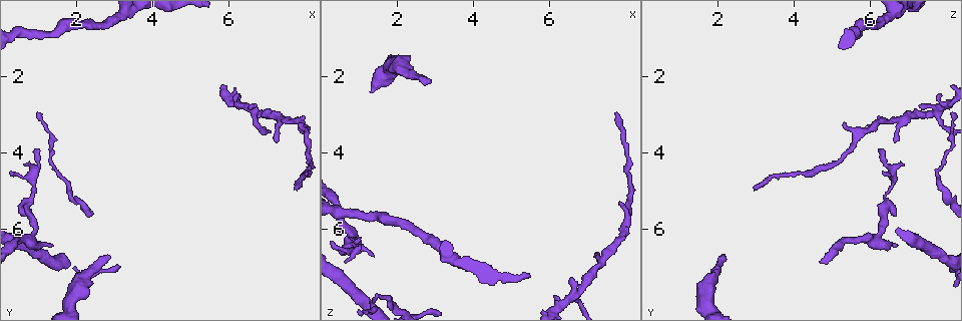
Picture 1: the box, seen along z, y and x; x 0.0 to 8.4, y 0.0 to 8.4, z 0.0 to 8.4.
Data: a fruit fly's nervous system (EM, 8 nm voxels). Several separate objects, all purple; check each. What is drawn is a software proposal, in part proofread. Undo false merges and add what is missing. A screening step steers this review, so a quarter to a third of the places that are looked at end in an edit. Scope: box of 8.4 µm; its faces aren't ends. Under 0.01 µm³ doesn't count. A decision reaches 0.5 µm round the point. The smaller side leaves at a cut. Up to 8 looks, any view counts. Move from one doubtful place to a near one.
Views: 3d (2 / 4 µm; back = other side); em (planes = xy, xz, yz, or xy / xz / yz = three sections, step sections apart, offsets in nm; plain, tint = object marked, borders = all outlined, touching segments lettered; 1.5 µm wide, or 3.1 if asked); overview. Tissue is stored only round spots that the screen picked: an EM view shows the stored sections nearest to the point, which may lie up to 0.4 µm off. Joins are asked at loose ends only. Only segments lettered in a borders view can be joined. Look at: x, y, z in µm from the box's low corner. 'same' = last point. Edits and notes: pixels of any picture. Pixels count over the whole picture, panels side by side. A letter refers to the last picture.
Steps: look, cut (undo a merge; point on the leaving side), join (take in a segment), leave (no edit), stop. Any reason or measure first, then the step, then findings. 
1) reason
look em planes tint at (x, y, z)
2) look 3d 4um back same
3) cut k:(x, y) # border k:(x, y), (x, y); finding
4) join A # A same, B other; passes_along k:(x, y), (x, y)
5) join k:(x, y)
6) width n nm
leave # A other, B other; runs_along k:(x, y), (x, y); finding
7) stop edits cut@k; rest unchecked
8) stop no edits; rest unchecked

look em planes borders at (2.85, 6.75, 2.15)

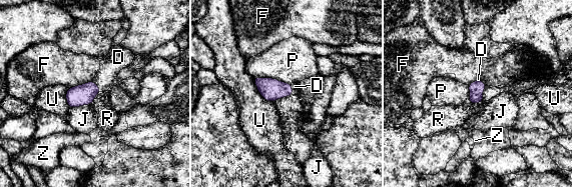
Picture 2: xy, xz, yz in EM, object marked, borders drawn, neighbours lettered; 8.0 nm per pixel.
join D # D same, F other, J other, P other, R other, U other, Z other; it goes on there

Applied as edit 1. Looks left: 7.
see it whole again
look overview

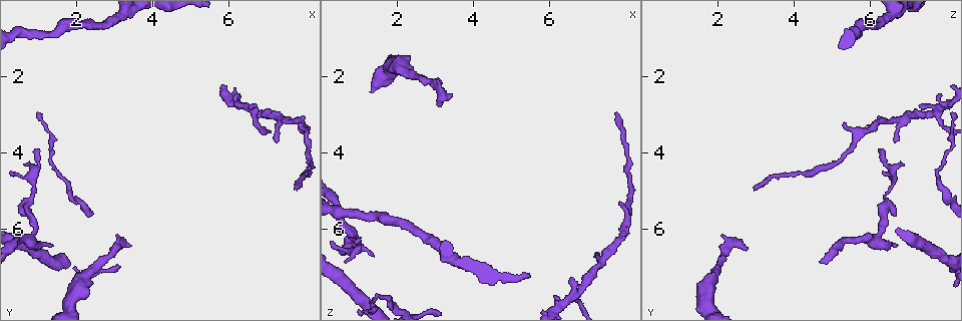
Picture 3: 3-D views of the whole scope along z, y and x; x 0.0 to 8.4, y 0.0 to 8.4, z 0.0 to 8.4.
sudden change in width
look 3d 4um at (0.80, 6.25, 6.15)

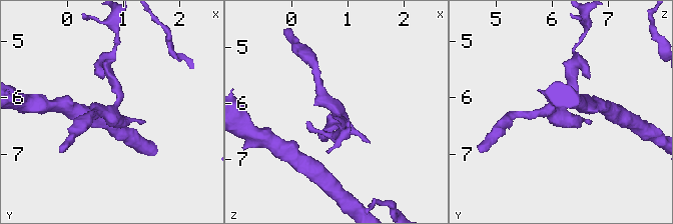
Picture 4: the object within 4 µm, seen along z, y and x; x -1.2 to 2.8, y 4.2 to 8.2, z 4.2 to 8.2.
need the tissue
look em xy step 4 tint at (0.85, 6.25, 6.15)

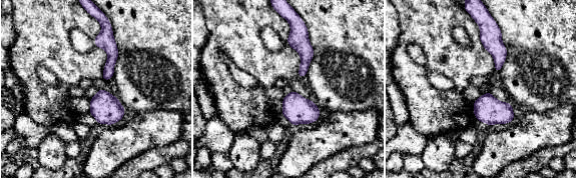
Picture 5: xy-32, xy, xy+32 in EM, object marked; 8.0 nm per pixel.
cut it another way
look em planes borders same

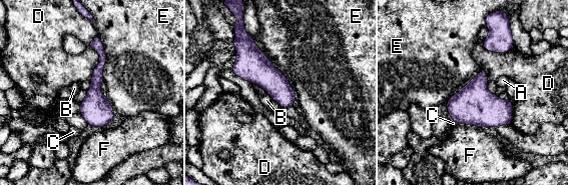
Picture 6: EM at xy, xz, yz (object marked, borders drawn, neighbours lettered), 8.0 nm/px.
longest_contact E 400 nm
leave # A other, B other, C other, D other, E other, F other; runs_along 6:(97, 40), (100, 125); continuous, no second cell

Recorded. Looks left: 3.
stop edits join@2; rest unchecked

